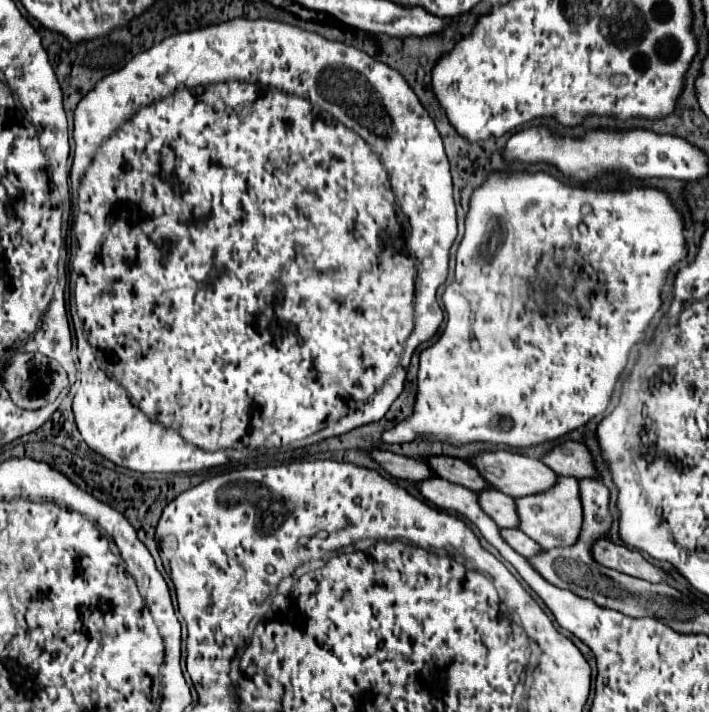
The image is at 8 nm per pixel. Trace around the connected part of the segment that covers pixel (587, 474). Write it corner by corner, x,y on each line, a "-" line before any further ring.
562,442
554,446
550,452
544,454
542,462
552,468
558,476
572,476
572,478
592,478
594,466
592,456
580,442

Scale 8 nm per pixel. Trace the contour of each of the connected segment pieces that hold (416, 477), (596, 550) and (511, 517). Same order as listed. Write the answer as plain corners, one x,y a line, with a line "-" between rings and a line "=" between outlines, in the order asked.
380,448
370,450
370,458
378,466
382,466
392,478
404,478
404,480
420,482
420,480
432,476
430,468
422,460
418,460
418,458
398,456
398,454
392,454
388,450
380,450
=
606,538
594,540
590,552
592,552
594,560
606,568
612,568
612,570
618,570
618,572
624,572
624,574
630,574
634,578
642,578
648,582
664,582
666,580
662,570
658,570
650,562
646,562
640,552
628,550
626,546
614,544
=
498,490
478,492
480,508
500,526
500,528
516,528
518,516
514,510
514,500

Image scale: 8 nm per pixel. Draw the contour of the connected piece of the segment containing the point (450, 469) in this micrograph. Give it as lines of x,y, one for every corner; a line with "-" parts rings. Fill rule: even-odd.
426,456
422,460
426,464
430,464
430,468
434,468
434,476
438,476
438,478
444,478
444,480
454,482
454,484
462,484
462,486
466,486
472,492
488,488
488,484
482,480
478,470
474,466
470,466
468,462
460,460
460,458

